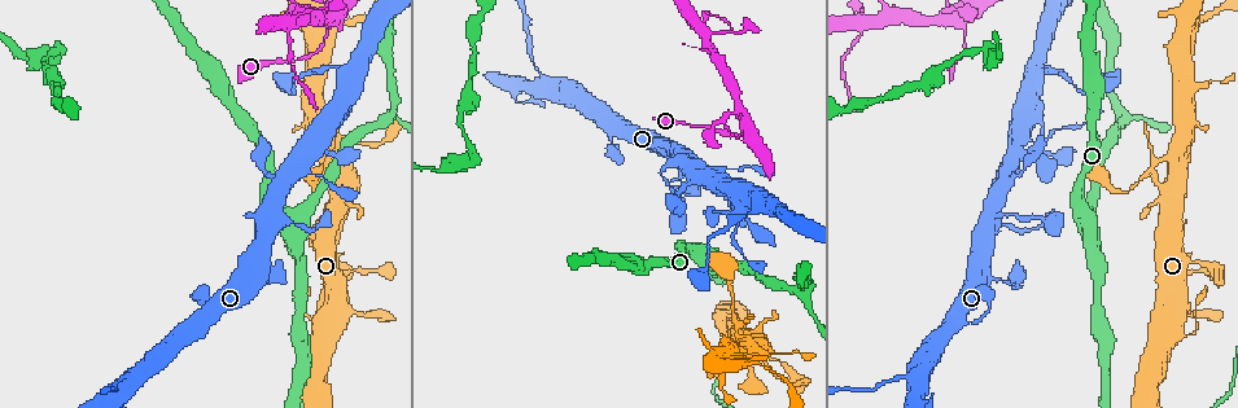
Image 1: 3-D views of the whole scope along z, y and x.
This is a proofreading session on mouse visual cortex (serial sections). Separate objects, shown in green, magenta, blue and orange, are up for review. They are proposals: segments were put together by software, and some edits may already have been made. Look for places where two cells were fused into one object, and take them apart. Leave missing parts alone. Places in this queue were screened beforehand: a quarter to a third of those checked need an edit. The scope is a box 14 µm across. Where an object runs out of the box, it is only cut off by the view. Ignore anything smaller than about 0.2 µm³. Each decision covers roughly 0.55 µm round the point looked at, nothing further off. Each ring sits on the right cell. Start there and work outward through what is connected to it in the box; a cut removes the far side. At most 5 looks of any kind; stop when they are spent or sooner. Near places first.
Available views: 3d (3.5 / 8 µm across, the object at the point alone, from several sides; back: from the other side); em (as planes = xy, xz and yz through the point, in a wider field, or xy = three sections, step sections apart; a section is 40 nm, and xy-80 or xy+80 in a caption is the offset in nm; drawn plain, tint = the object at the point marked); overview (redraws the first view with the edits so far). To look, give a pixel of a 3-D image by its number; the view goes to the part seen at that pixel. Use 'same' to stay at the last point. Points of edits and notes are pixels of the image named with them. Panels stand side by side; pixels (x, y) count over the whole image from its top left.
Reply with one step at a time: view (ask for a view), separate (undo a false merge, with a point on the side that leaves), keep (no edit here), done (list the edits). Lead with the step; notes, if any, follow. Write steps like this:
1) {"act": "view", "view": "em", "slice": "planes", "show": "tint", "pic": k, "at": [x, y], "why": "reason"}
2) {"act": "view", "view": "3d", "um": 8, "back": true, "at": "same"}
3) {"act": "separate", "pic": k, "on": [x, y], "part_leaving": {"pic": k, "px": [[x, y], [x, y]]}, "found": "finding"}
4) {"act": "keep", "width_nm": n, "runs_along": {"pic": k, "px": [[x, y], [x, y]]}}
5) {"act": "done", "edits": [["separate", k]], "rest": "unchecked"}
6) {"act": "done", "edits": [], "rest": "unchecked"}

{"act": "view", "view": "3d", "um": 3.5, "pic": 1, "at": [704, 127], "why": "calibre changes"}

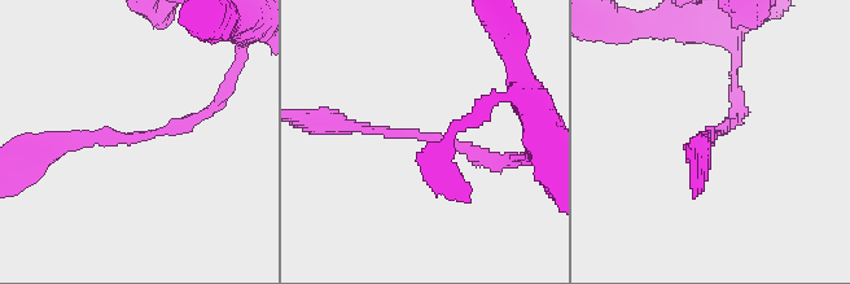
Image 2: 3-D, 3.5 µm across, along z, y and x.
{"act": "view", "view": "em", "slice": "xy", "step": 2, "show": "tint", "pic": 2, "at": [420, 139], "why": "need the tissue"}

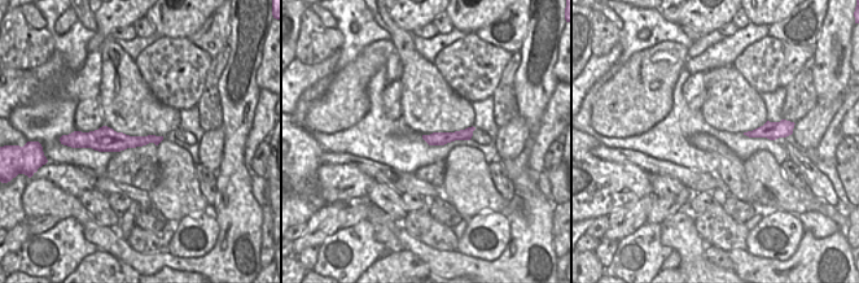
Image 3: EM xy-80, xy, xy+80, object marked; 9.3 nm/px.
{"act": "keep", "width_nm": 120, "runs_along": {"pic": 2, "px": [[337, 123], [437, 136], [496, 160]]}, "found": "continuous, no second cell"}

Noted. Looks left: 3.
{"act": "view", "view": "3d", "um": 8, "pic": 1, "at": [749, 127], "why": "four-way junction"}

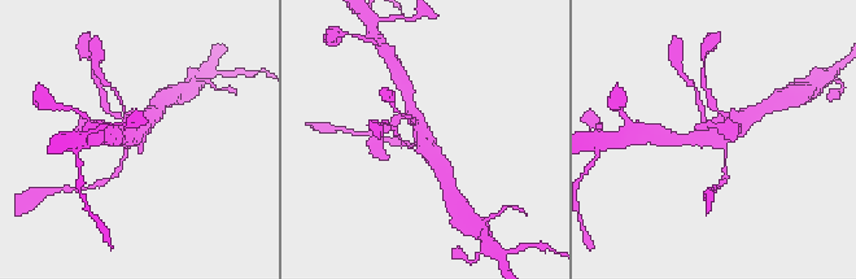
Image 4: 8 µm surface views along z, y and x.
{"act": "view", "view": "em", "slice": "xy", "step": 5, "show": "tint", "pic": 4, "at": [423, 135], "why": "shape alone is not enough"}

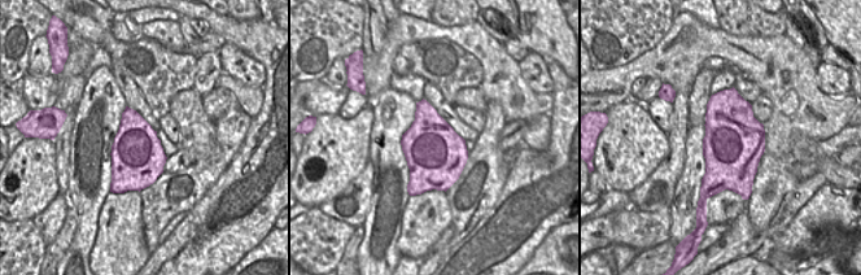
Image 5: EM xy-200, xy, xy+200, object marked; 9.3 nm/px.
{"act": "keep", "runs_along": {"pic": 4, "px": [[726, 171], [724, 147], [713, 135], [682, 139]]}, "found": "all the same cell"}

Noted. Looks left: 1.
{"act": "done", "edits": [], "rest": "unchecked"}

